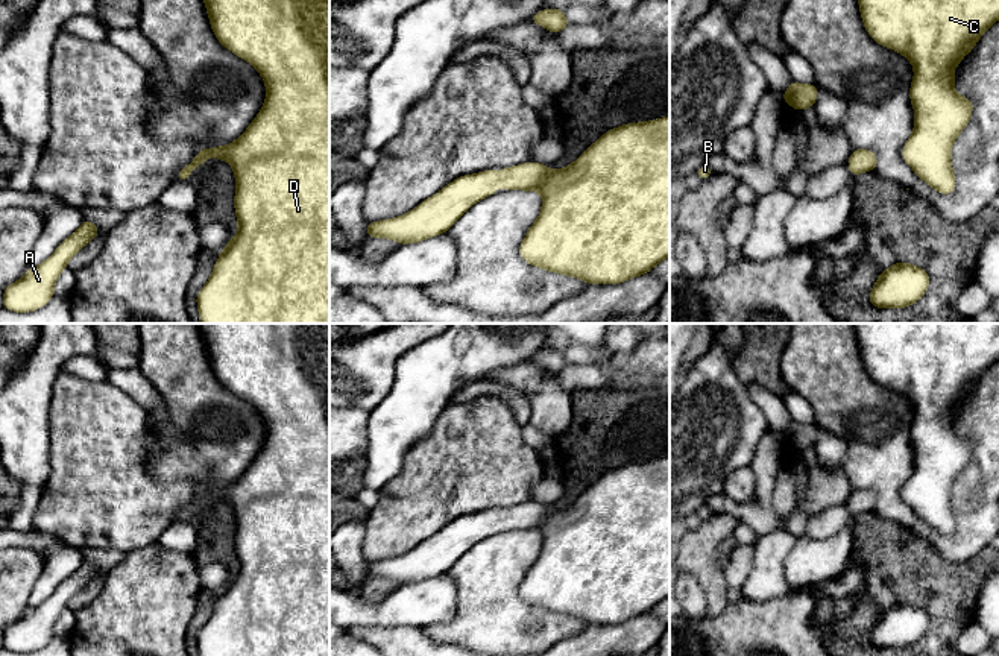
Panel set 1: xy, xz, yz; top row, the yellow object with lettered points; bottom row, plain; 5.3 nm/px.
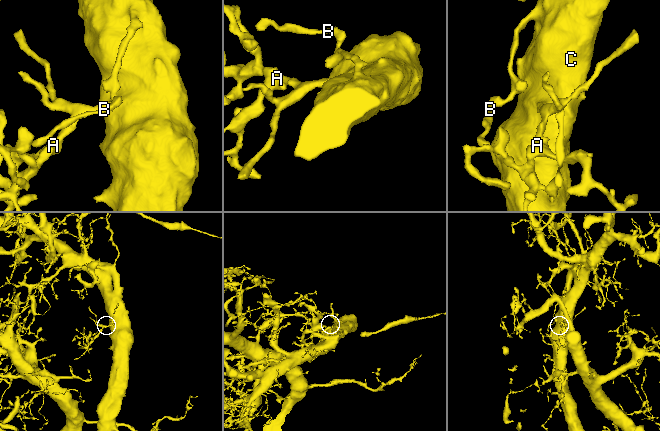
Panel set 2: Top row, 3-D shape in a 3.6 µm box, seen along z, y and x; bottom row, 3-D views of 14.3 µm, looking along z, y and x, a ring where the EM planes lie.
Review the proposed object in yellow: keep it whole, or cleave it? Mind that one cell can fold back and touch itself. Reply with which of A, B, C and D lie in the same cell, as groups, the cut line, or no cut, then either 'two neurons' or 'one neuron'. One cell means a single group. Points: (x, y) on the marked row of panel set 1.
groups A B C D; cut none; one neuron

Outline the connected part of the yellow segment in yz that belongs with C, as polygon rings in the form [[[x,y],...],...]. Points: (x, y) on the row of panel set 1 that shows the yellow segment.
[[[858,0],[858,5],[867,33],[879,46],[903,55],[914,67],[909,87],[914,132],[903,144],[902,158],[932,190],[952,194],[952,146],[973,112],[973,102],[953,88],[953,70],[999,20],[999,0]]]

